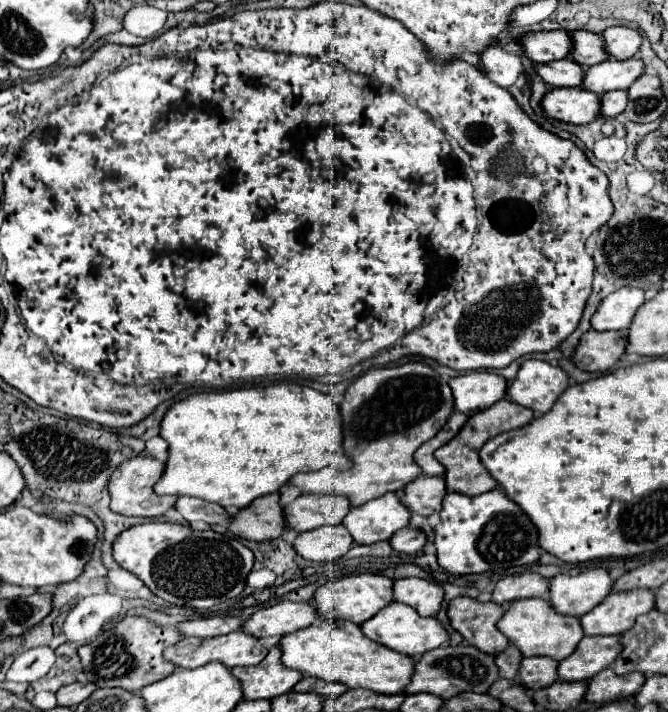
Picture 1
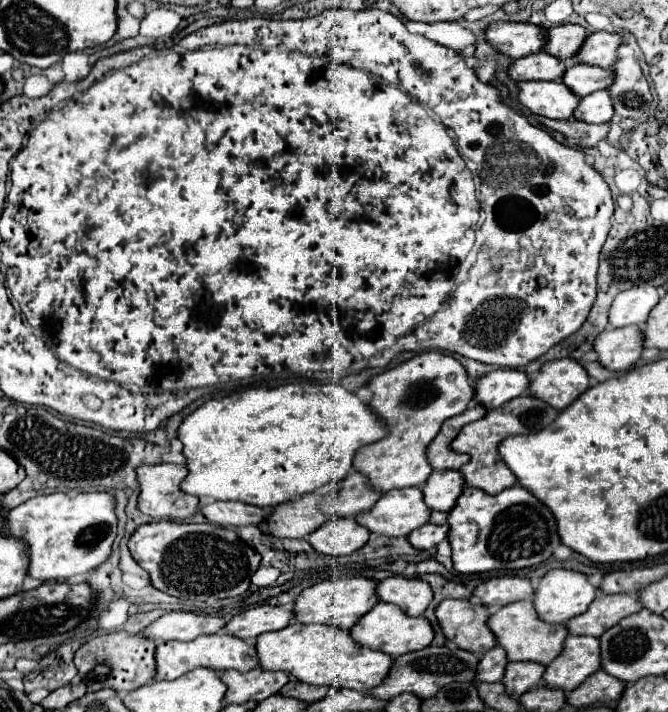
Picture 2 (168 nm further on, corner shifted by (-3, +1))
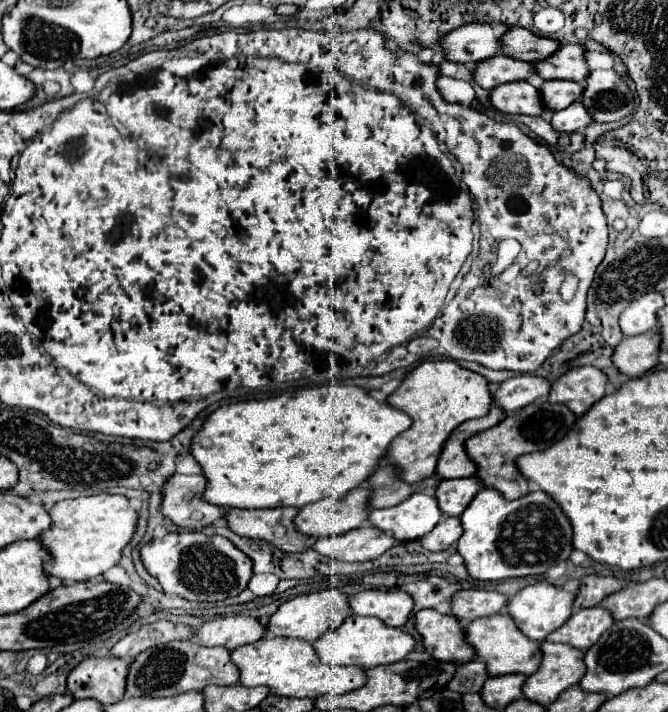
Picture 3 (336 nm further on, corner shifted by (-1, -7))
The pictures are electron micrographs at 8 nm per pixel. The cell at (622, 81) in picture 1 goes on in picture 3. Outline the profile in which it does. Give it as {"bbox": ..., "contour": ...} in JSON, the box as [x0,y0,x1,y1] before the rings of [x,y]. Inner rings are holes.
{"bbox":[541,81,583,111],"contour":[[[545,81],[541,85],[541,95],[543,95],[543,103],[547,103],[549,111],[559,111],[569,107],[571,103],[575,103],[577,99],[581,99],[583,95],[583,87],[581,83],[575,81]]]}

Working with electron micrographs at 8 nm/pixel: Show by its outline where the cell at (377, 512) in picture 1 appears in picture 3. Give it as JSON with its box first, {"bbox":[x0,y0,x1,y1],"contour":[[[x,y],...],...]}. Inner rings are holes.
{"bbox":[367,491,441,543],"contour":[[[417,491],[391,509],[369,511],[367,521],[385,533],[391,533],[397,543],[405,543],[427,535],[439,523],[439,517],[441,511],[437,501]]]}

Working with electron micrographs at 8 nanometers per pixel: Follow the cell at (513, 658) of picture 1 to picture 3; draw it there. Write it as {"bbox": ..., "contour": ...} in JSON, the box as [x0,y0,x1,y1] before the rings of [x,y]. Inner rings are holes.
{"bbox":[449,659,489,693],"contour":[[[473,659],[469,663],[463,663],[457,667],[455,679],[449,683],[449,689],[457,693],[479,693],[483,683],[489,679],[487,665],[481,659]],[[479,687],[479,689],[477,689]]]}

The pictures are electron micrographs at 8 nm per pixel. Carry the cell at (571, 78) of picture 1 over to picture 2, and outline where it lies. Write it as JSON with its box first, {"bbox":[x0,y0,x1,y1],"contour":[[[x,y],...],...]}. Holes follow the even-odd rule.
{"bbox":[507,51,565,81],"contour":[[[545,51],[513,61],[507,71],[507,75],[513,81],[527,81],[527,79],[555,81],[555,79],[561,79],[563,73],[565,73],[563,61],[553,55],[545,55]]]}

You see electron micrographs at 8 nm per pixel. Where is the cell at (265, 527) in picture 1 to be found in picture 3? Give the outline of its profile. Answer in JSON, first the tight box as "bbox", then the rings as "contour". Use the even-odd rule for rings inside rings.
{"bbox":[295,483,371,537],"contour":[[[363,483],[363,487],[351,491],[347,499],[321,499],[319,503],[309,503],[307,507],[299,509],[295,527],[299,533],[309,537],[329,537],[357,529],[367,519],[369,495],[371,489],[367,483]]]}

